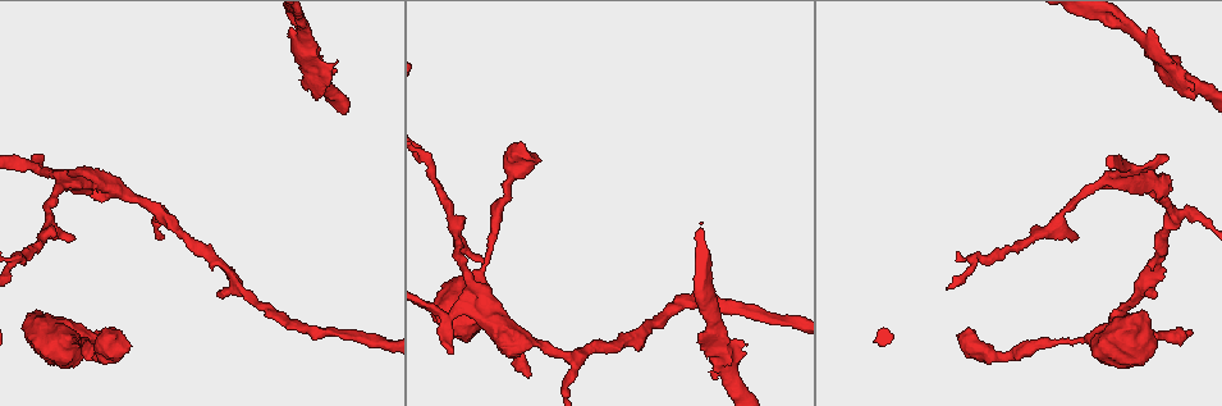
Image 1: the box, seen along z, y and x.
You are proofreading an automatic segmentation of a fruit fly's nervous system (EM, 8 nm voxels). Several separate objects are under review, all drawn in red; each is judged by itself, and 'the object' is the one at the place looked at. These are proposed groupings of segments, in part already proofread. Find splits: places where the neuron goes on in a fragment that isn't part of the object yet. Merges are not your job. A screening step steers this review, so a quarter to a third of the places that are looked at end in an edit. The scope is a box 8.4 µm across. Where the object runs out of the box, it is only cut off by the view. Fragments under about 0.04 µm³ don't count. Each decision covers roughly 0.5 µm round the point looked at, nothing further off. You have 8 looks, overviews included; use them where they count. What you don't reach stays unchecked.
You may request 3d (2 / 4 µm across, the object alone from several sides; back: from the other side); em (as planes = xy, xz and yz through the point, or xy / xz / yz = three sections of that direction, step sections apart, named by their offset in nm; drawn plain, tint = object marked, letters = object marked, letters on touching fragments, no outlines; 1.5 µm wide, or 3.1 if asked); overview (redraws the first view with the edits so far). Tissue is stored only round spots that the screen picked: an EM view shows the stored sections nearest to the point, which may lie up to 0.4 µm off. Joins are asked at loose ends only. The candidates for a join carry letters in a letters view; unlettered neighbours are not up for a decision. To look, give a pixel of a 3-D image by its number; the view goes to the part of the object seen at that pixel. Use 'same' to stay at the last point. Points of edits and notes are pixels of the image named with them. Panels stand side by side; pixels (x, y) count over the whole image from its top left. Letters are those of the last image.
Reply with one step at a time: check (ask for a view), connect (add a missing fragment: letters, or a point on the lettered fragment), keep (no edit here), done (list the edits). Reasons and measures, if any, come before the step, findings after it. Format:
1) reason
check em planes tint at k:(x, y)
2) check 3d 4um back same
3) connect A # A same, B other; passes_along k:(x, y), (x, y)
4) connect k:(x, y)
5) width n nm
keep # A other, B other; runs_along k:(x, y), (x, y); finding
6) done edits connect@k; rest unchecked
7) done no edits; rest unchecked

an open end
check em planes plain at 1:(1153, 299)

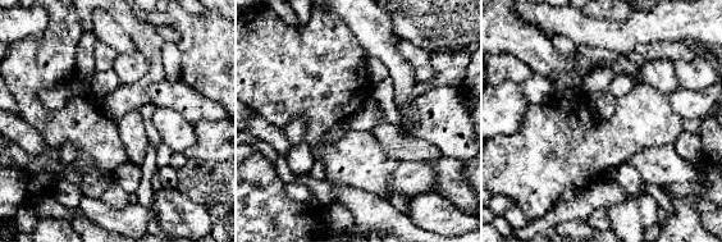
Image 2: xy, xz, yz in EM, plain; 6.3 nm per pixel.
check em planes letters same

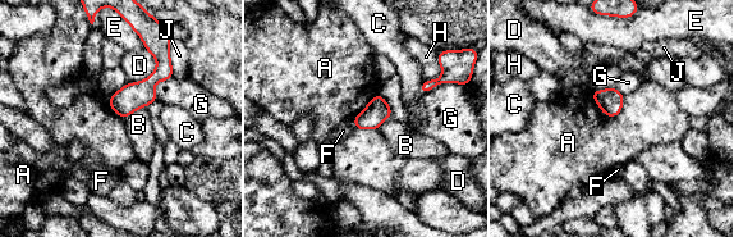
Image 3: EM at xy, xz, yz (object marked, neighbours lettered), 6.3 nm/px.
keep # A other, B other, C other, D other, E other, F other, G other, H other, J other; runs_along 3:(160, 53), (161, 71), (122, 113); no lettered fragment goes on from it

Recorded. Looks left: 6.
branch stops here
check 3d 4um at 1:(1193, 333)

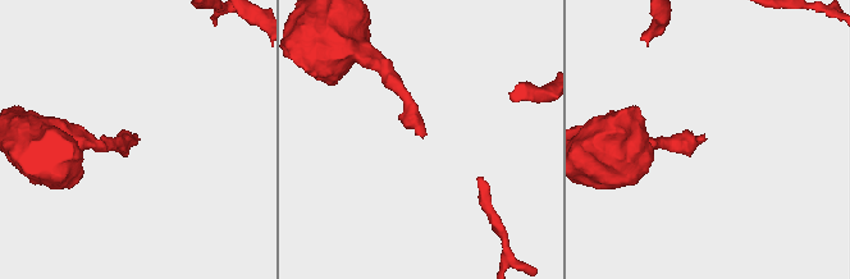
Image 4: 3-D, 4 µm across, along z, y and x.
now the EM
check em planes letters at 4:(138, 140)

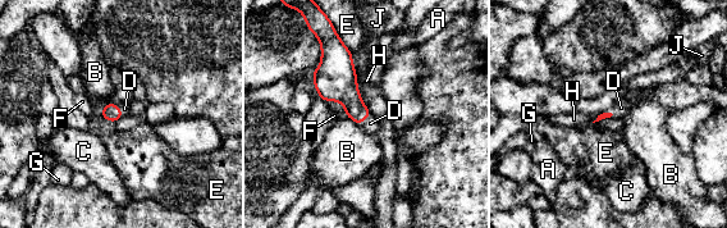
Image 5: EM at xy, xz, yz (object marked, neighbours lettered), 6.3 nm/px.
longest_contact J 360 nm
connect D # A other, B other, C other, D same, E other, F other, G other, H other, J other; passes_along 5:(342, 86), (365, 118), (370, 124); it goes on there

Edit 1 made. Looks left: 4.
check overview

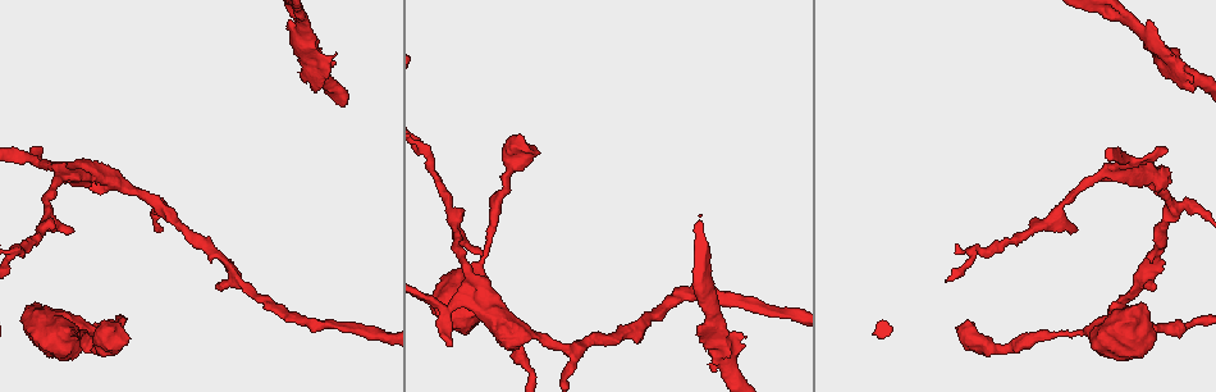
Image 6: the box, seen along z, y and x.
tapers out
check 3d 4um back at 6:(1073, 231)

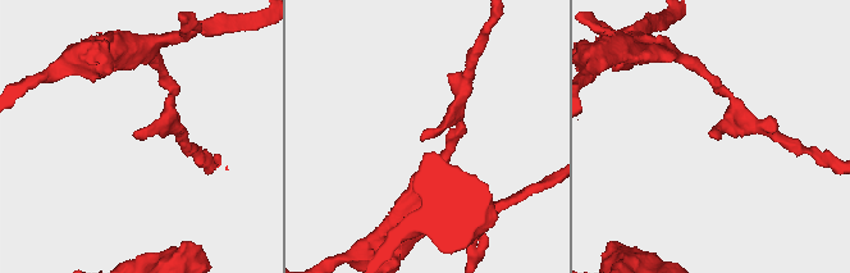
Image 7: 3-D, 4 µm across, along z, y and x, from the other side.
shape alone is not enough
check em xy step 4 tint at 7:(420, 137)

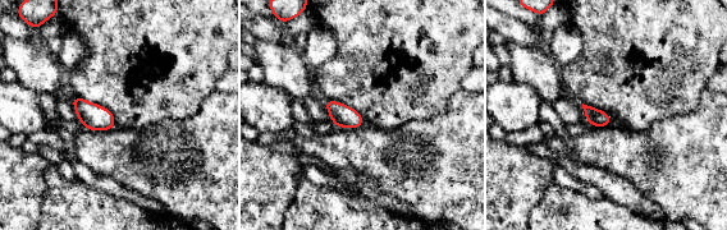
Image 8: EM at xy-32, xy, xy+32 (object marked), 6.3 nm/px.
another direction
check em yz step 4 letters same

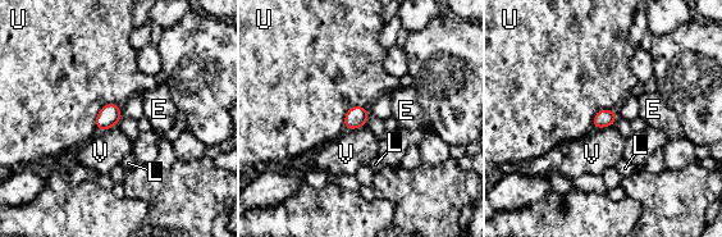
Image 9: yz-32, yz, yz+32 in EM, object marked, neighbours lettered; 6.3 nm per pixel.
keep # E other, L other, U other, V other; border 9:(118, 104), (99, 112), (96, 128); none of them fits

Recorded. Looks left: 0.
done edits connect@5; rest unchecked

